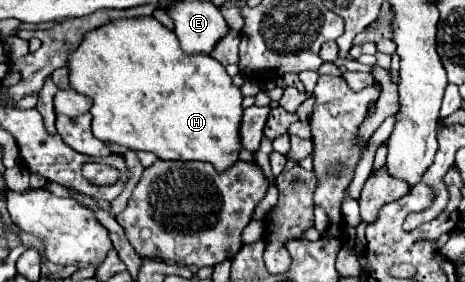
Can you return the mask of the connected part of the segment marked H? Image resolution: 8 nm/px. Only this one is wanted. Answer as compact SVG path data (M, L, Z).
M155 17L113 19L89 33L77 51L69 55L69 83L77 93L93 101L93 133L105 143L117 143L127 149L151 151L169 161L209 161L217 171L225 171L239 159L239 123L243 115L241 93L231 83L225 67L209 57L189 57L177 41L177 35Z

